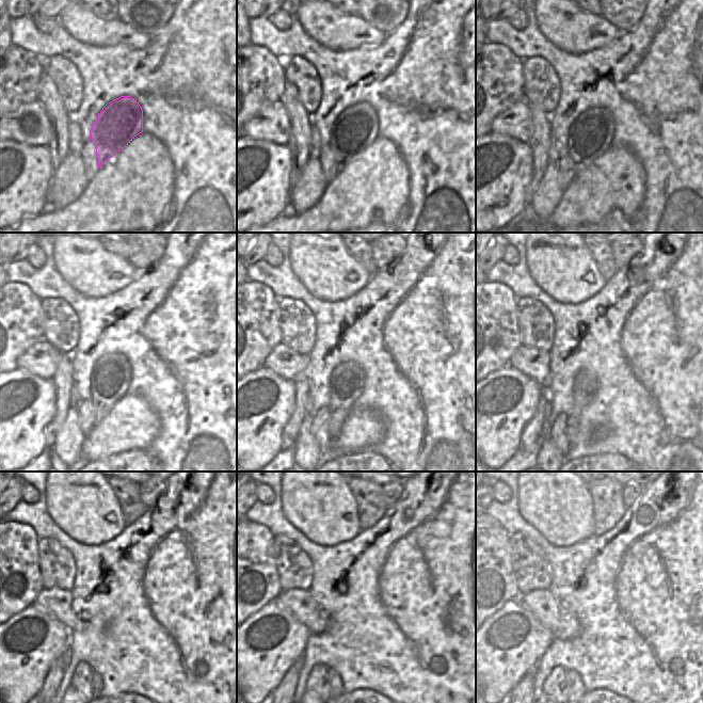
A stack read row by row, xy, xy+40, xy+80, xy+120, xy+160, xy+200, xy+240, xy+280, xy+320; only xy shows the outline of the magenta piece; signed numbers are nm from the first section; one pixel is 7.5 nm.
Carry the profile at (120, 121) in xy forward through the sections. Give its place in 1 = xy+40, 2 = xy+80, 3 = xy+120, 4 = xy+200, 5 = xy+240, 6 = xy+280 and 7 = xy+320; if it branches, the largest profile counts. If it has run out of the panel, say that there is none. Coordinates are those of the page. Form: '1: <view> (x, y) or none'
1: xy+40 (355, 128)
2: xy+80 (590, 134)
3: xy+120 (110, 379)
4: xy+200 (585, 386)
5: xy+240 (96, 678)
6: xy+280 (335, 682)
7: xy+320 (575, 687)

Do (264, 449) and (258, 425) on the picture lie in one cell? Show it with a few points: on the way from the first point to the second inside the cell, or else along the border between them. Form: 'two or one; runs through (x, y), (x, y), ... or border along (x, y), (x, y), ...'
one; runs through (257, 443), (255, 441), (255, 431)

